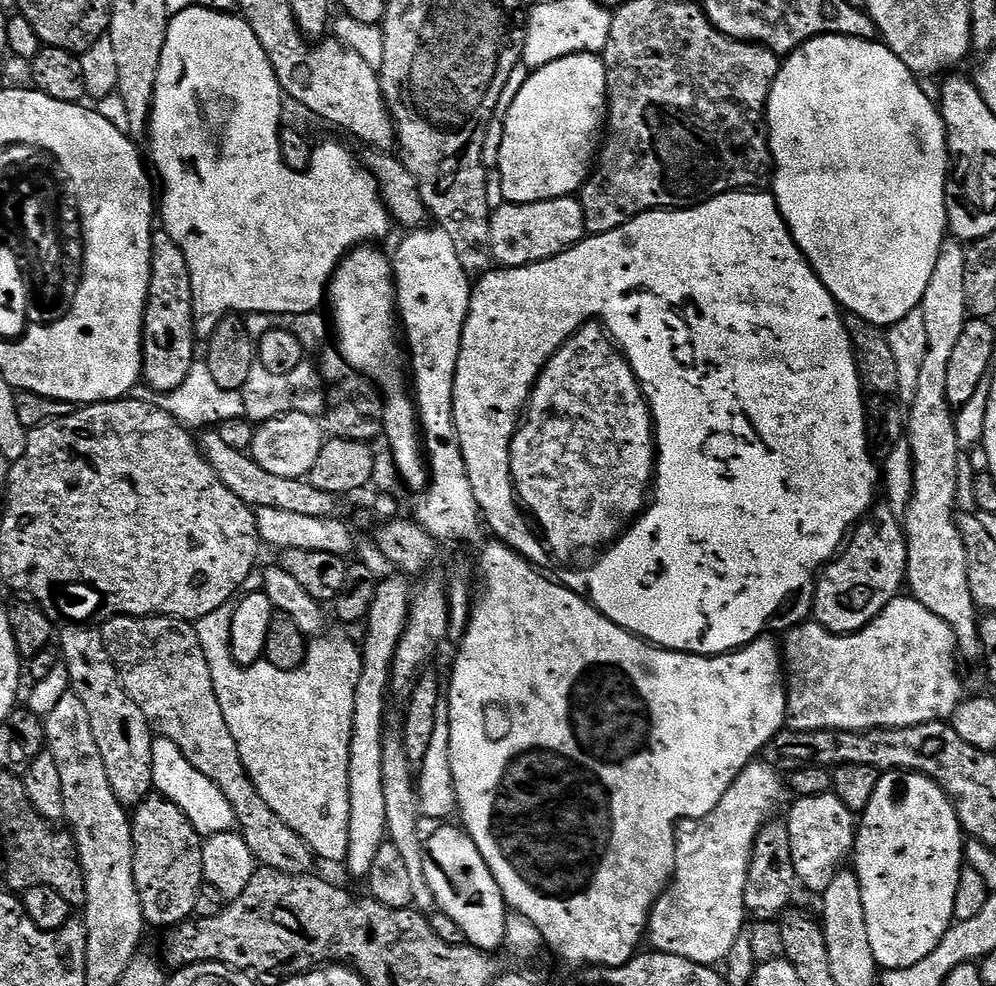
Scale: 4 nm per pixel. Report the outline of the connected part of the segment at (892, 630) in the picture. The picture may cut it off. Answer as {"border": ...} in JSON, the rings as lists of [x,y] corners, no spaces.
{"border":[[[901,594],[895,600],[890,601],[885,608],[874,617],[869,624],[857,632],[837,634],[827,632],[821,624],[809,622],[792,628],[782,640],[782,660],[786,665],[786,695],[788,698],[787,727],[794,732],[869,732],[875,728],[905,728],[906,726],[918,726],[931,720],[947,721],[954,714],[954,710],[965,699],[964,684],[956,673],[956,660],[958,661],[958,649],[954,630],[938,614],[930,614],[922,602],[912,599],[911,595]]]}

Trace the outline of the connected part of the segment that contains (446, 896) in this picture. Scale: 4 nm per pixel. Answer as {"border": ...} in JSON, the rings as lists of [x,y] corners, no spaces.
{"border":[[[436,826],[432,832],[432,837],[427,837],[424,843],[424,865],[426,866],[426,880],[434,891],[437,909],[448,915],[462,930],[467,943],[474,948],[479,948],[481,952],[489,954],[495,953],[496,947],[504,944],[506,934],[506,918],[510,911],[504,903],[504,895],[494,882],[494,874],[490,874],[490,866],[482,858],[478,846],[469,838],[463,827],[444,828],[448,826]]]}

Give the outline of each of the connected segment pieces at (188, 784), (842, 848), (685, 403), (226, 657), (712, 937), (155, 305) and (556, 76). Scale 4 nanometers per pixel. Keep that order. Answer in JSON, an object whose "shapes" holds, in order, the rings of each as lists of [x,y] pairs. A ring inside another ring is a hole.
{"shapes":[[[[163,738],[153,739],[152,782],[159,795],[174,802],[174,806],[178,806],[178,810],[182,810],[182,814],[190,818],[194,830],[199,832],[201,837],[230,832],[237,827],[234,806],[226,802],[226,794],[222,794],[222,790],[218,790],[218,786],[214,786],[214,782],[206,778],[206,774],[194,770],[194,766],[190,766],[190,762],[182,754],[182,750],[174,746],[174,742]]],[[[831,792],[821,796],[801,796],[791,802],[792,809],[786,815],[786,823],[790,834],[790,854],[794,858],[794,874],[801,889],[809,888],[816,894],[822,894],[841,871],[843,864],[840,863],[853,855],[857,817]]],[[[768,190],[727,192],[704,204],[644,212],[618,226],[618,230],[589,235],[573,248],[567,248],[549,260],[521,268],[497,267],[479,277],[472,290],[470,310],[462,330],[458,370],[454,374],[454,422],[458,442],[462,446],[466,474],[470,474],[470,486],[487,531],[541,570],[547,569],[550,549],[530,523],[516,495],[516,484],[512,481],[512,439],[532,399],[536,379],[552,361],[554,353],[583,324],[599,321],[599,316],[604,316],[603,327],[616,347],[624,353],[652,412],[656,437],[654,487],[650,492],[650,503],[644,511],[597,555],[601,556],[585,568],[562,569],[558,583],[583,600],[589,600],[603,616],[610,618],[610,622],[633,632],[641,640],[655,644],[657,648],[666,648],[669,652],[690,652],[694,656],[721,656],[737,648],[745,648],[751,640],[765,635],[767,628],[764,627],[771,622],[772,615],[841,551],[846,537],[868,515],[874,504],[872,499],[876,496],[876,484],[878,488],[878,464],[870,451],[866,396],[862,391],[860,372],[856,369],[856,356],[852,353],[842,309],[830,290],[822,286],[818,274],[794,242],[778,210],[776,198]]],[[[228,601],[218,608],[211,611],[200,620],[195,621],[194,627],[198,634],[198,640],[202,645],[202,652],[206,655],[207,665],[210,667],[211,681],[214,684],[214,692],[218,697],[218,702],[222,706],[222,714],[226,718],[226,726],[230,726],[230,734],[234,734],[234,742],[238,742],[238,754],[262,798],[266,801],[266,806],[294,830],[308,845],[311,846],[313,853],[324,860],[347,861],[348,847],[350,846],[350,786],[348,785],[348,771],[350,770],[350,738],[352,737],[352,723],[354,722],[354,689],[358,687],[358,674],[362,674],[361,649],[352,640],[347,640],[344,636],[328,636],[321,634],[311,641],[308,645],[308,653],[304,659],[304,665],[287,672],[278,670],[268,661],[260,661],[252,664],[248,668],[242,667],[234,662],[233,651],[230,650],[230,631],[233,622],[233,610],[235,603]]],[[[747,764],[710,814],[676,825],[676,871],[652,907],[646,929],[647,943],[655,951],[709,966],[727,961],[746,921],[744,891],[752,847],[785,788],[781,773],[770,765]]],[[[163,230],[152,234],[152,277],[144,311],[144,371],[142,380],[153,392],[167,393],[181,386],[197,359],[192,283],[180,247]]],[[[591,52],[558,58],[535,69],[506,114],[498,173],[500,192],[509,204],[529,204],[576,196],[590,178],[608,118],[608,75],[604,61]]]]}

